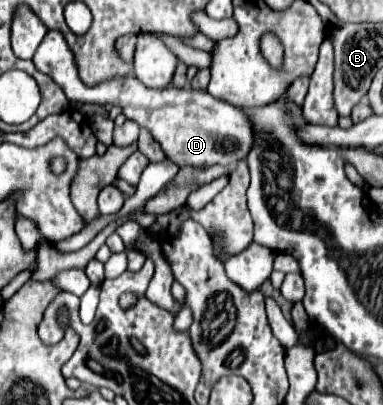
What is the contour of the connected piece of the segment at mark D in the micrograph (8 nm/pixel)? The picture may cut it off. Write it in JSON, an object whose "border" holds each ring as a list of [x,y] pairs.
{"border":[[[48,30],[42,44],[38,46],[36,54],[34,54],[34,66],[48,74],[66,94],[70,104],[98,104],[98,106],[120,106],[122,114],[128,120],[134,120],[140,128],[146,128],[152,138],[160,144],[162,152],[166,154],[168,160],[172,160],[174,164],[182,166],[192,166],[192,168],[210,168],[214,164],[222,164],[222,166],[230,166],[236,164],[240,160],[246,160],[246,152],[250,152],[250,146],[254,144],[254,126],[250,122],[250,116],[246,116],[246,112],[242,108],[236,108],[228,102],[222,102],[214,96],[210,96],[206,90],[188,90],[188,88],[174,88],[168,86],[164,90],[150,90],[146,88],[136,76],[120,76],[120,78],[110,78],[110,82],[100,82],[96,86],[86,86],[80,76],[78,76],[78,66],[76,66],[76,58],[74,52],[70,50],[66,38],[62,36],[60,30]]]}

